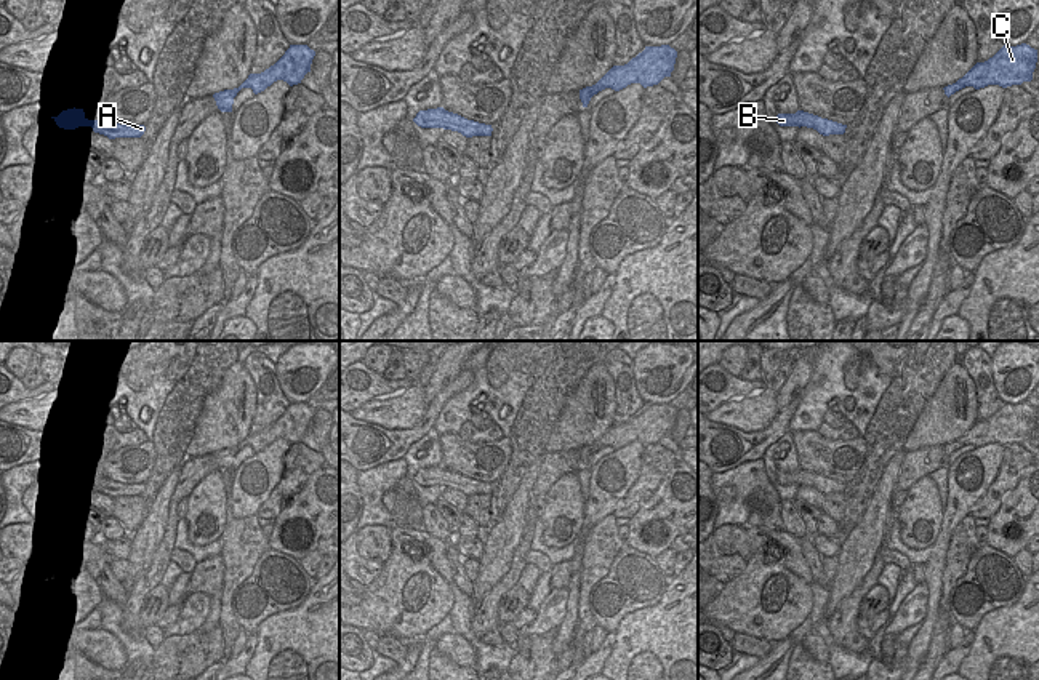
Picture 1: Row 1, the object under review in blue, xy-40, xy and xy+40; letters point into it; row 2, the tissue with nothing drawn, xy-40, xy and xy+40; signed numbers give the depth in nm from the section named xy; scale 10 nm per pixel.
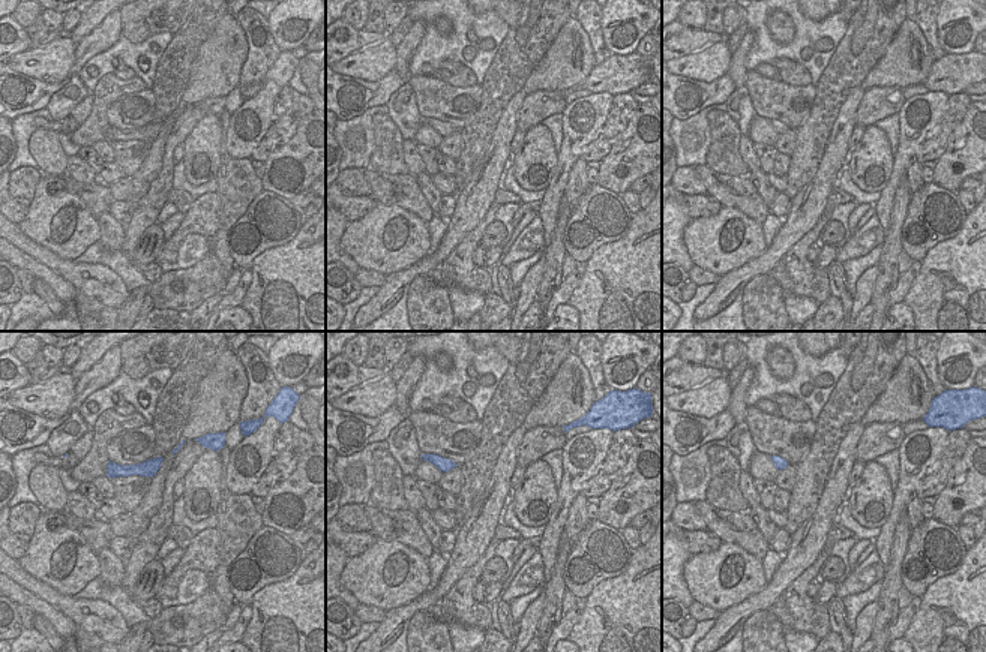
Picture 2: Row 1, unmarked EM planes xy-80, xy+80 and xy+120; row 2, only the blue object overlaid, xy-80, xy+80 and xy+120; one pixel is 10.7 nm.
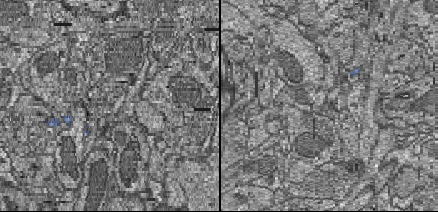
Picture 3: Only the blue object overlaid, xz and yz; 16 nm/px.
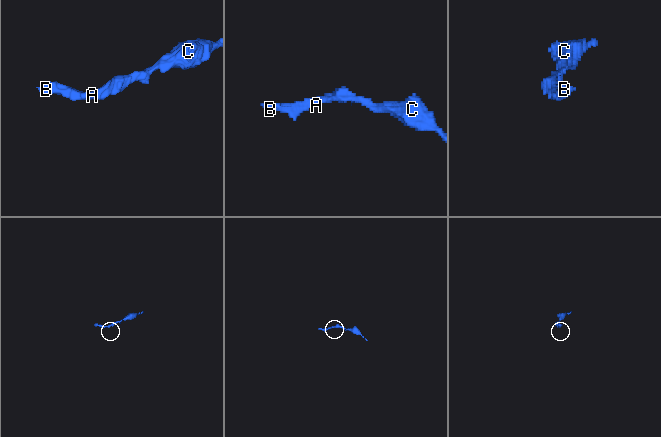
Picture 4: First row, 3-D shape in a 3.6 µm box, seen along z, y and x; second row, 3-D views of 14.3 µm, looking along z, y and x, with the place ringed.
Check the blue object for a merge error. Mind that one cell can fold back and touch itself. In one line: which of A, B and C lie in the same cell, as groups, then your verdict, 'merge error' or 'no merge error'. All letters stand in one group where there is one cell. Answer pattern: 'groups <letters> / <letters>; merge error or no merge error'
groups A B C; no merge error

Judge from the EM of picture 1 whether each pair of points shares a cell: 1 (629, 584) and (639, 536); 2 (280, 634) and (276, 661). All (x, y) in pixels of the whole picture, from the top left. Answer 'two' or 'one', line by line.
1: two
2: one

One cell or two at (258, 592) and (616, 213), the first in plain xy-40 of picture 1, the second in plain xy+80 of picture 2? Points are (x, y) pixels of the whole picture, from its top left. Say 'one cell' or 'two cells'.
one cell

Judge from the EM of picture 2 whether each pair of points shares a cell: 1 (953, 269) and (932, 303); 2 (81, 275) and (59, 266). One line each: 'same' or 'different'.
1: same
2: same

